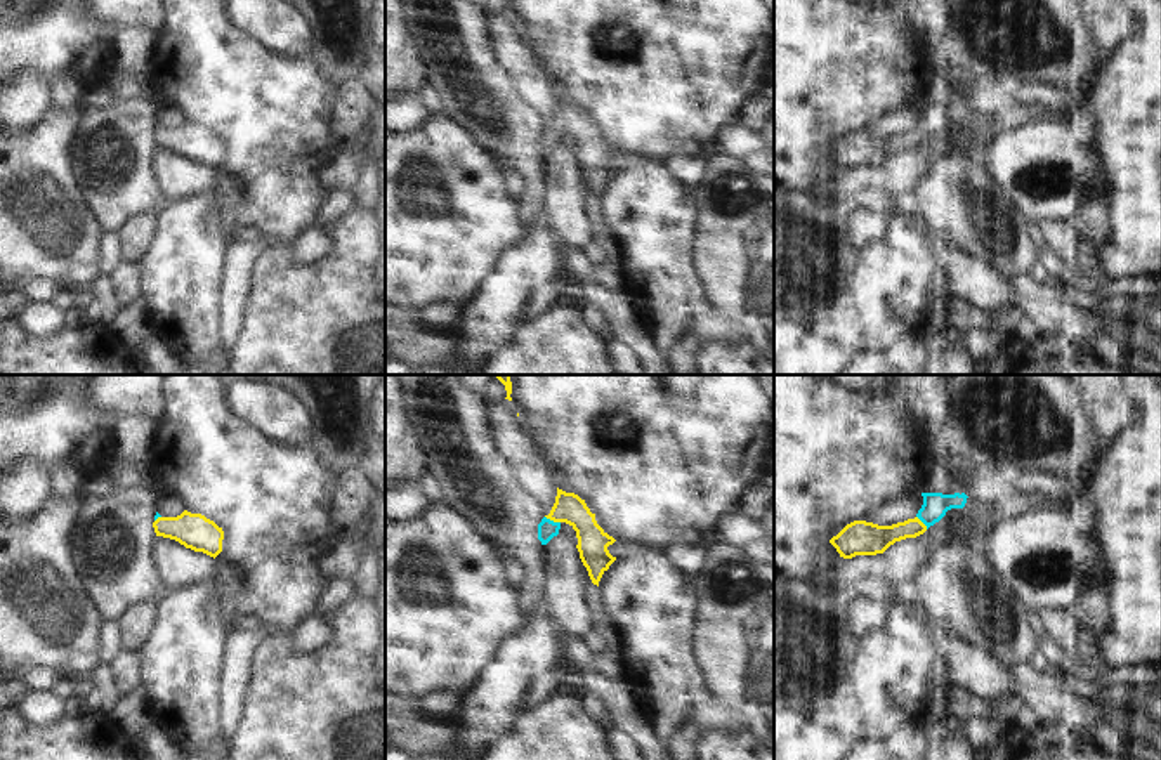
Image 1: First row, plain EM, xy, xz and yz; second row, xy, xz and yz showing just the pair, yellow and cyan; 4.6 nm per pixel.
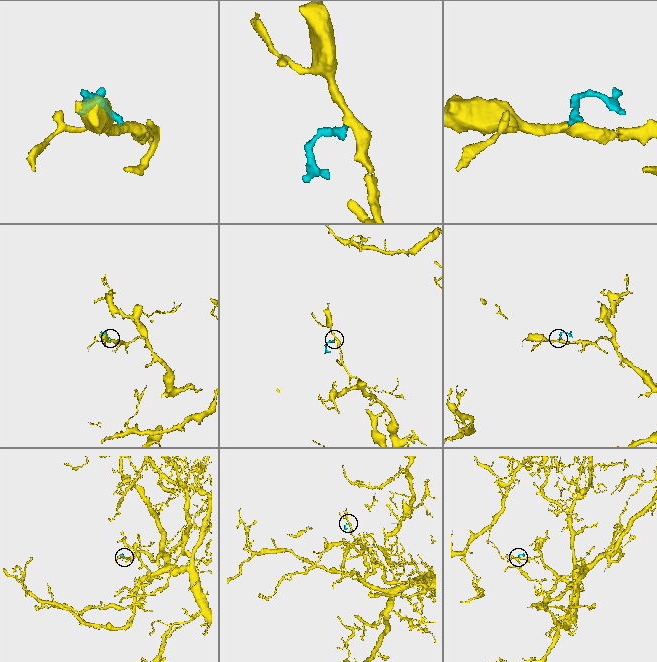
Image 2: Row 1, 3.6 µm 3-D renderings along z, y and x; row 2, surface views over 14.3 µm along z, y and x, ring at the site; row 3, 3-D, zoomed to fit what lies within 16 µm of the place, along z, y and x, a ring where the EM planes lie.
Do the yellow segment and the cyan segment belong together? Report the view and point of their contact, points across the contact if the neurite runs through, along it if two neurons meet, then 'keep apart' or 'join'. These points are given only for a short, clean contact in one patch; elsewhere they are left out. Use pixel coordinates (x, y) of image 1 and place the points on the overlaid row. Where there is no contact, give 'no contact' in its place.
xz (552, 519) | across xz (592, 542), (571, 517), (552, 519), (547, 530) | join

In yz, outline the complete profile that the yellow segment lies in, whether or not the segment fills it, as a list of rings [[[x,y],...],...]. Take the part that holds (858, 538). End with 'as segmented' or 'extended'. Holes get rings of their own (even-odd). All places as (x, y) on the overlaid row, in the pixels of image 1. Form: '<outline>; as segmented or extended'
[[[922,493],[922,496],[923,505],[915,519],[892,526],[854,521],[833,536],[830,543],[843,559],[883,554],[895,541],[923,534],[930,526],[939,522],[948,510],[963,508],[968,498],[965,493]]]; extended

